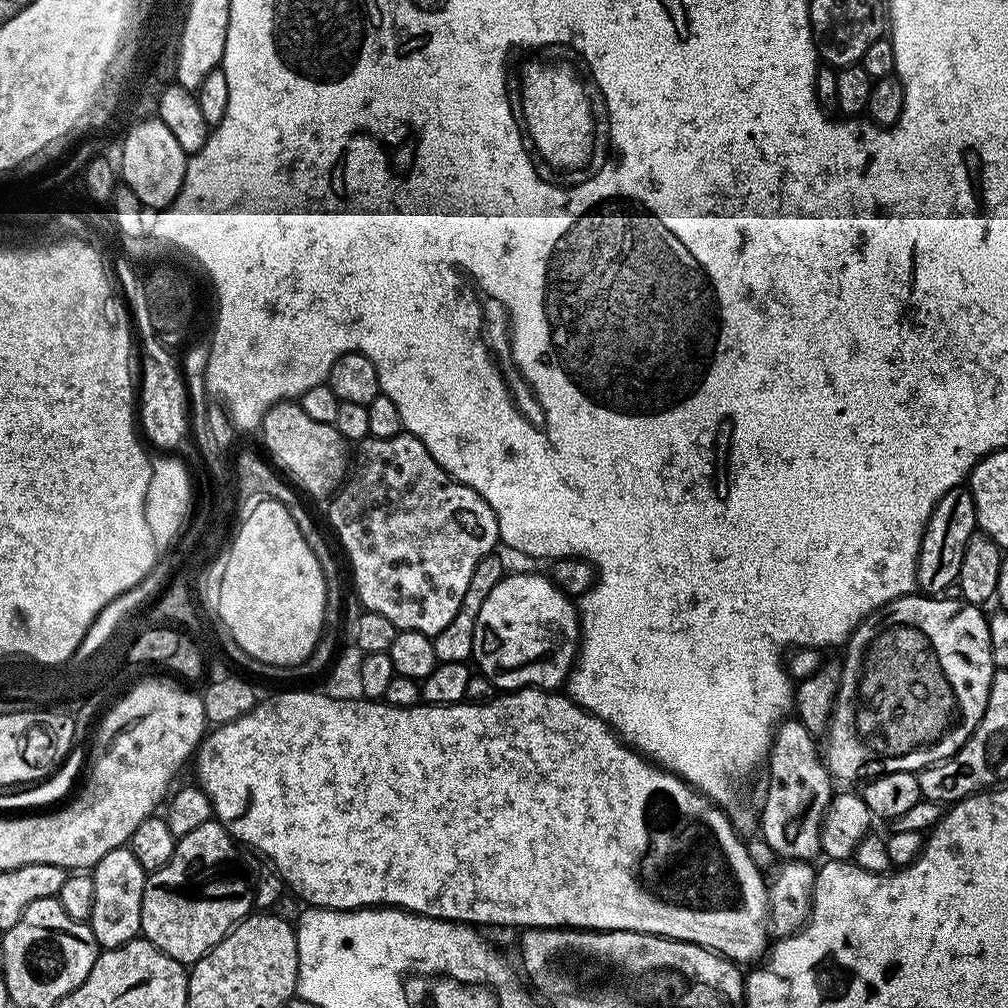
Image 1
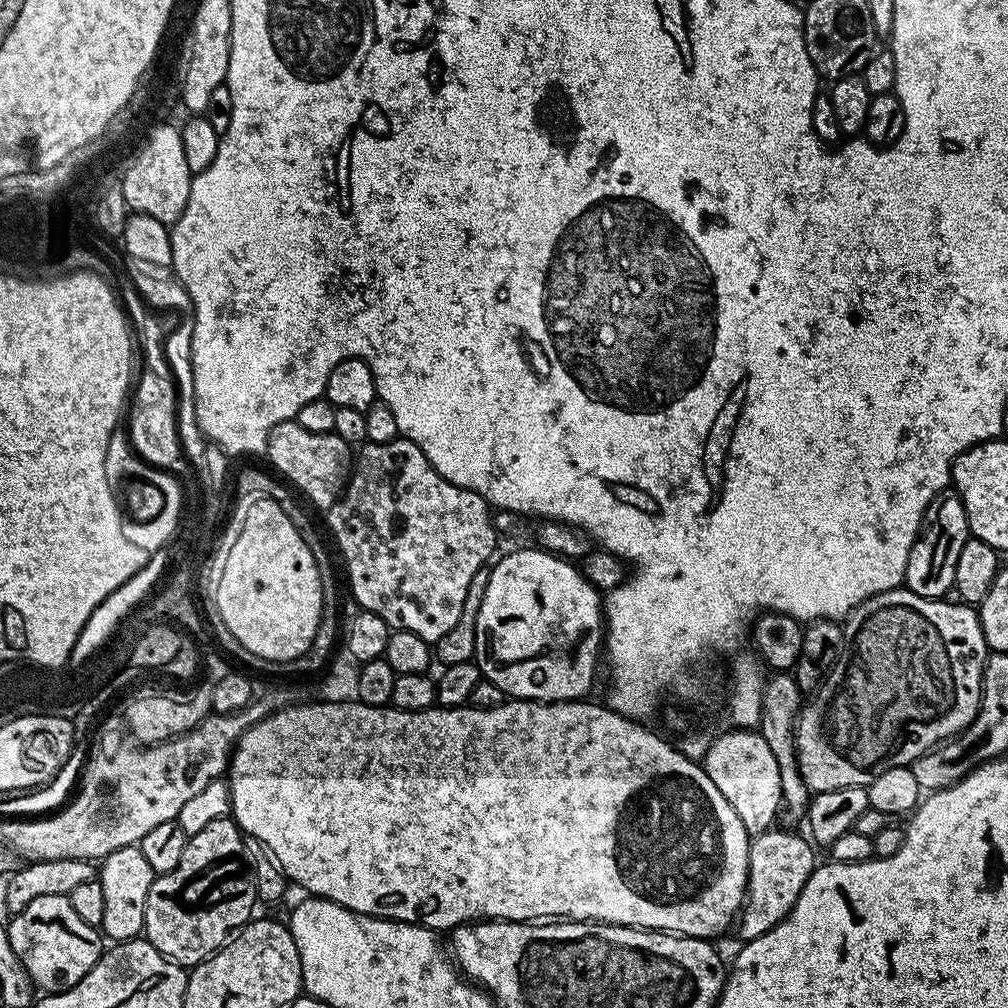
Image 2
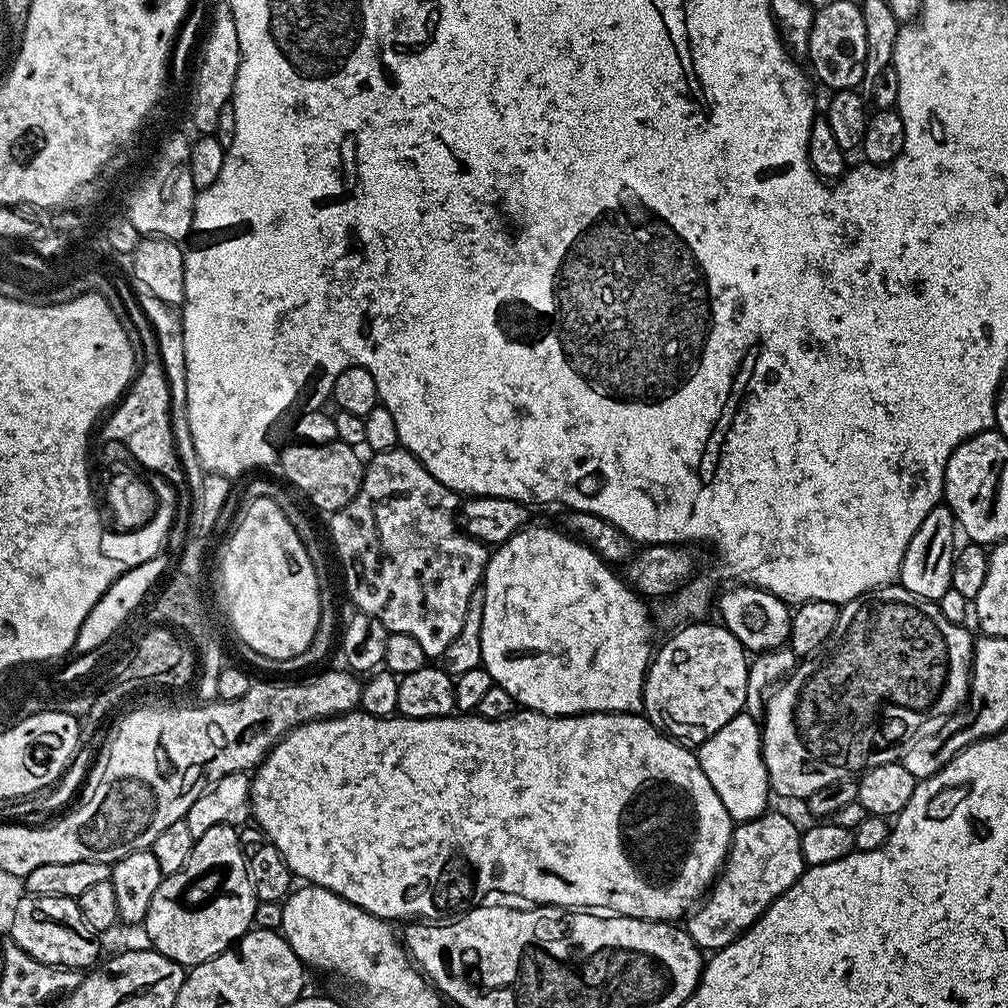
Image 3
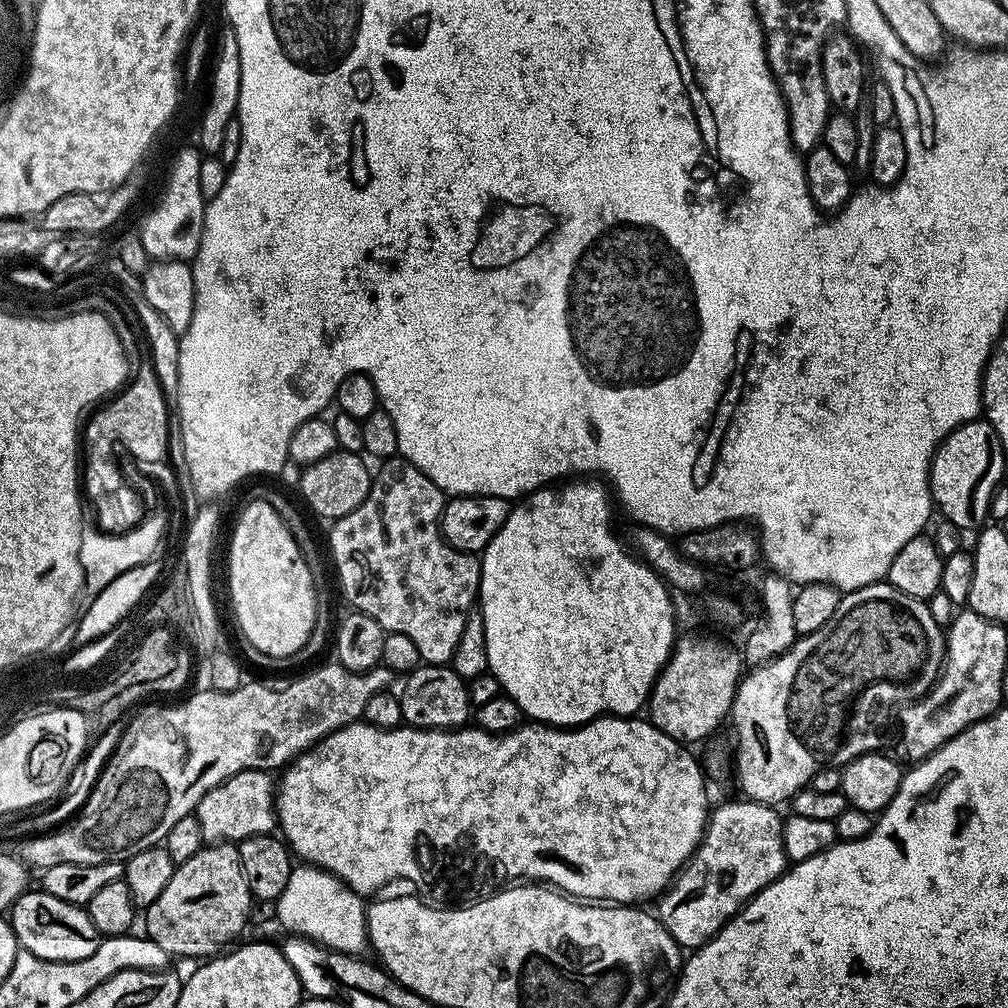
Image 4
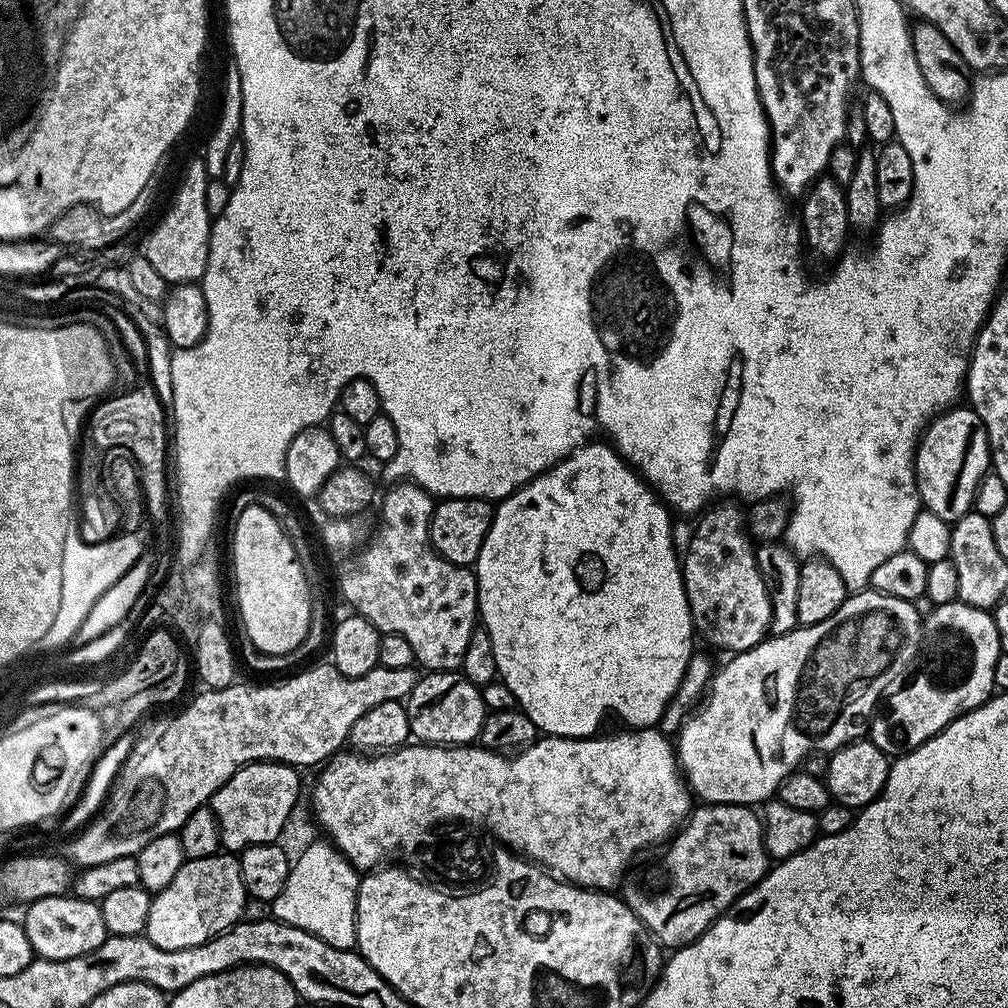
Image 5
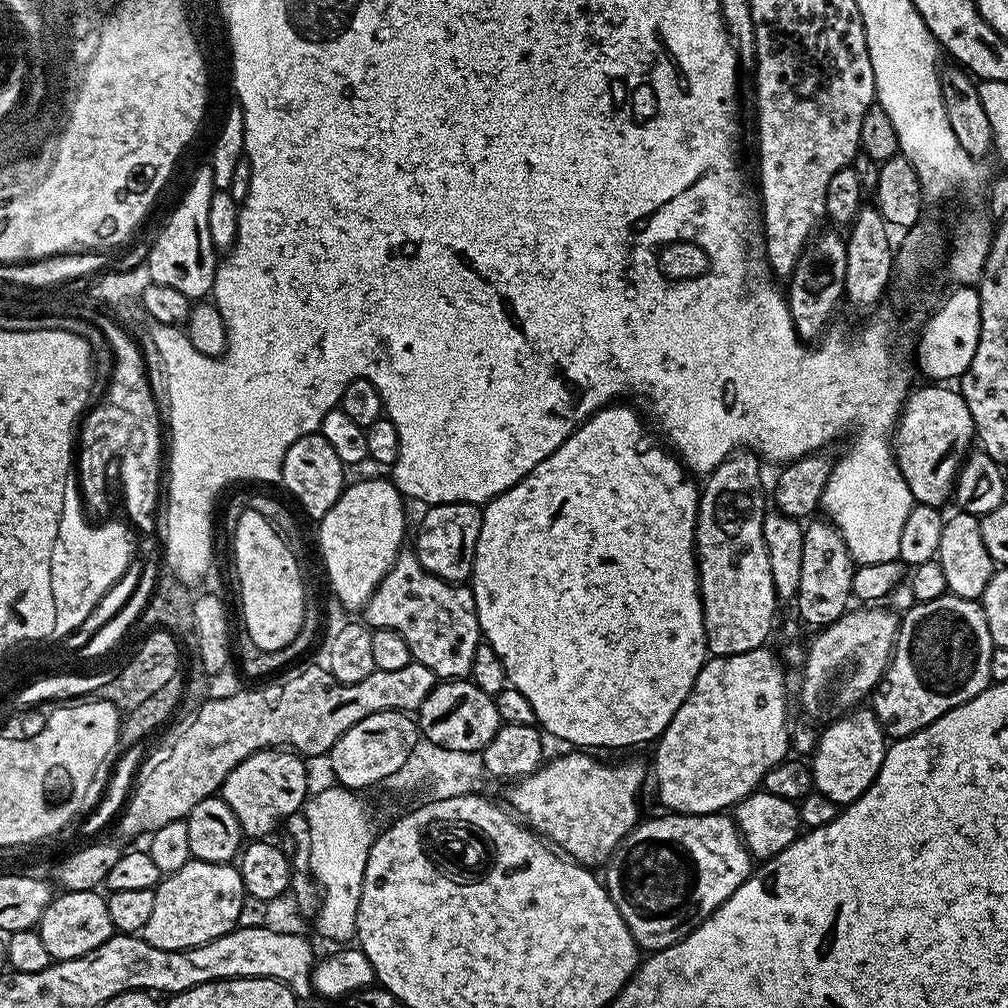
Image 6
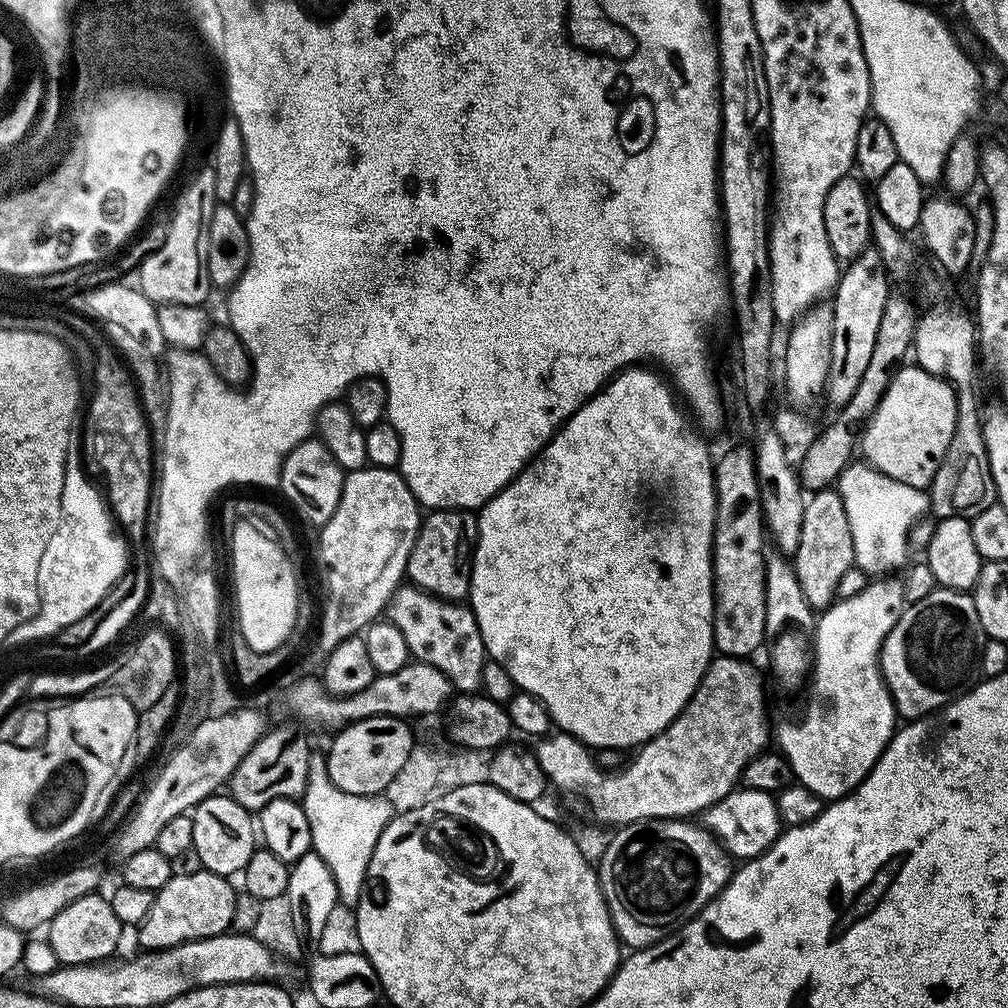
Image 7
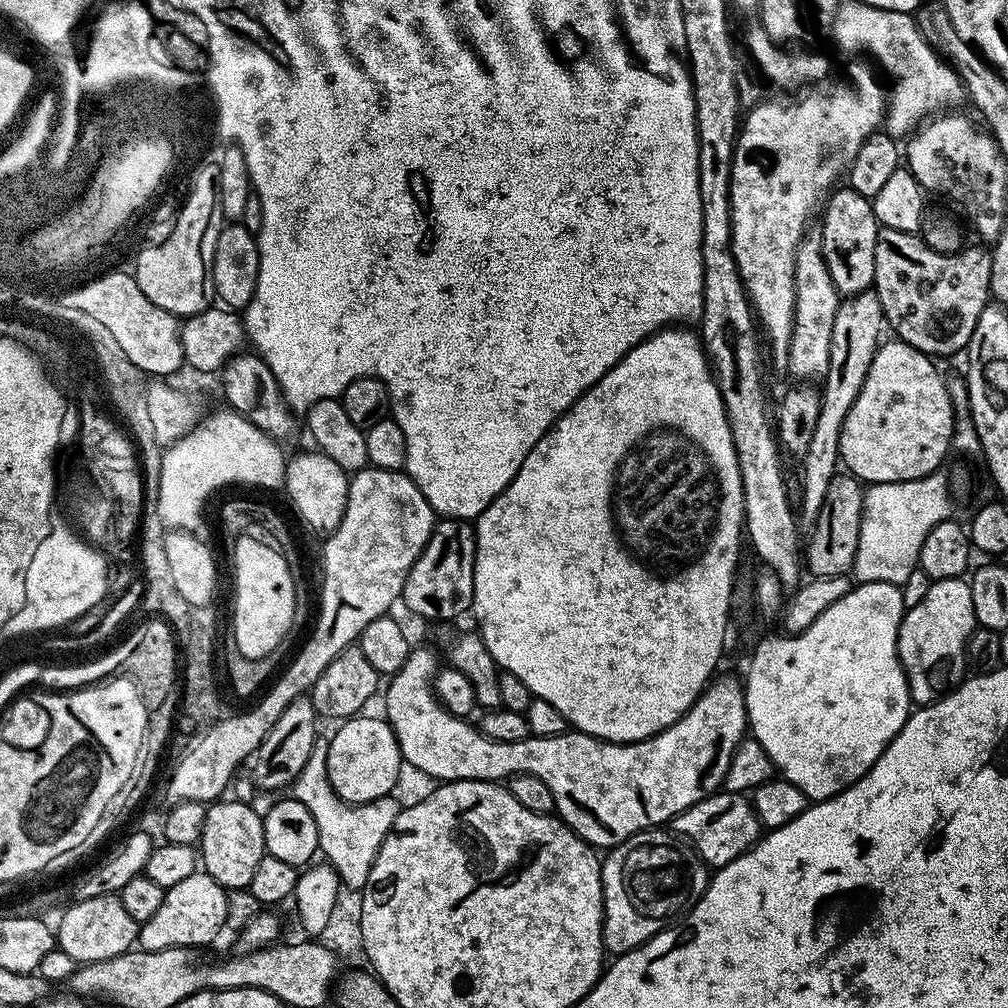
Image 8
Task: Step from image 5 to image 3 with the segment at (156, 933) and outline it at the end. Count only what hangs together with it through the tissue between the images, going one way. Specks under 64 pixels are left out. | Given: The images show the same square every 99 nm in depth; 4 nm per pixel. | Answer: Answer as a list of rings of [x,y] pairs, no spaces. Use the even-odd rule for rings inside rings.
[[[231,824],[210,826],[206,834],[197,836],[194,850],[190,850],[190,858],[186,858],[186,866],[165,876],[154,898],[150,898],[150,910],[146,910],[142,931],[148,935],[147,943],[175,964],[195,966],[206,962],[233,947],[253,927],[257,899],[248,877],[246,848],[240,845],[236,832],[239,831]]]

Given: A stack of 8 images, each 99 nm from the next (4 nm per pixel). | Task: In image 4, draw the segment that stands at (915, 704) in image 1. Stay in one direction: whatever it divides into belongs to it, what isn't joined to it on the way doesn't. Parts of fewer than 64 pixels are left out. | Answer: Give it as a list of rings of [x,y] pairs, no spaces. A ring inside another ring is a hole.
[[[887,582],[878,584],[867,584],[864,588],[859,588],[853,592],[846,592],[841,595],[838,610],[834,610],[834,618],[822,626],[822,630],[812,632],[808,636],[800,636],[790,646],[788,652],[783,652],[778,659],[772,660],[768,664],[763,664],[761,668],[751,669],[741,679],[737,686],[736,696],[730,713],[730,723],[736,731],[736,758],[734,754],[734,772],[740,779],[740,788],[745,797],[749,800],[757,800],[760,804],[771,804],[780,806],[780,803],[791,801],[793,796],[797,796],[801,790],[811,785],[817,771],[820,768],[840,768],[849,764],[854,758],[864,756],[868,752],[877,751],[880,745],[880,731],[884,728],[884,715],[897,706],[903,706],[911,701],[919,700],[932,689],[937,678],[940,676],[940,669],[944,666],[946,655],[946,632],[938,621],[932,617],[929,605],[923,600],[915,600],[912,596],[907,596],[902,590],[892,587]]]

